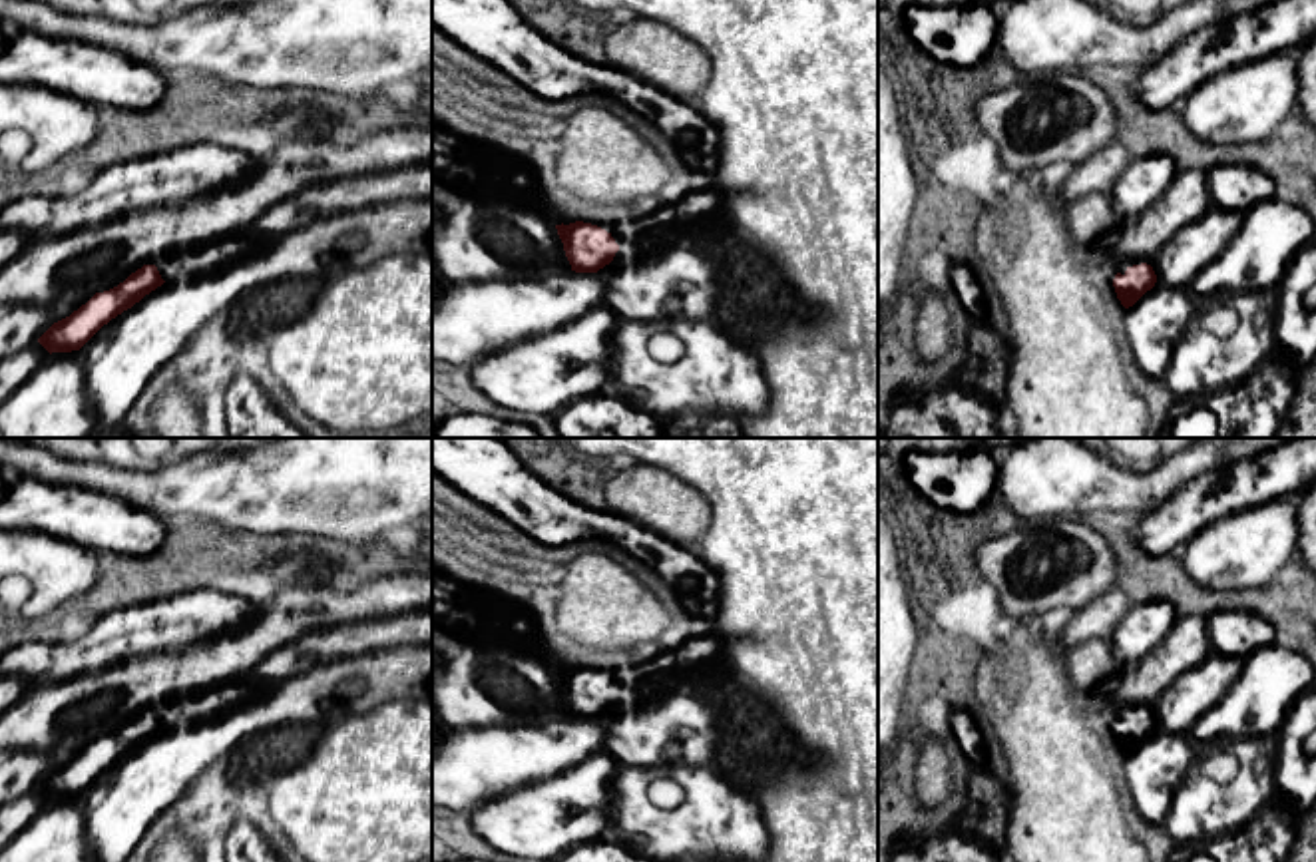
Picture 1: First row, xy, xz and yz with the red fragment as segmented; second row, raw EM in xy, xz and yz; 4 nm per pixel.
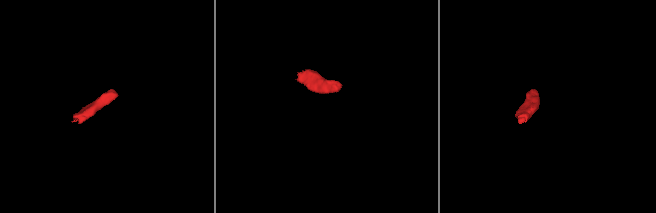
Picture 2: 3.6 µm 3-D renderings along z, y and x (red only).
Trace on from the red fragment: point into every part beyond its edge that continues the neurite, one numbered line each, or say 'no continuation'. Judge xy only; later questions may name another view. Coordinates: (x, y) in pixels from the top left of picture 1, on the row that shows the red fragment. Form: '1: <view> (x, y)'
1: xy (202, 259)

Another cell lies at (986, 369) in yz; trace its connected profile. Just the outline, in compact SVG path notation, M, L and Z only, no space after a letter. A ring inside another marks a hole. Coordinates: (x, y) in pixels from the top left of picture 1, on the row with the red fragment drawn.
M972 323L968 356L956 372L956 384L993 404L1007 402L1009 342L986 323Z

